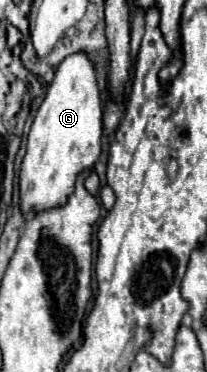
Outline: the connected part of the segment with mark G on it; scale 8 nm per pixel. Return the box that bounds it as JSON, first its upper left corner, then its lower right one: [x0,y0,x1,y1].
[19,51,103,213]

